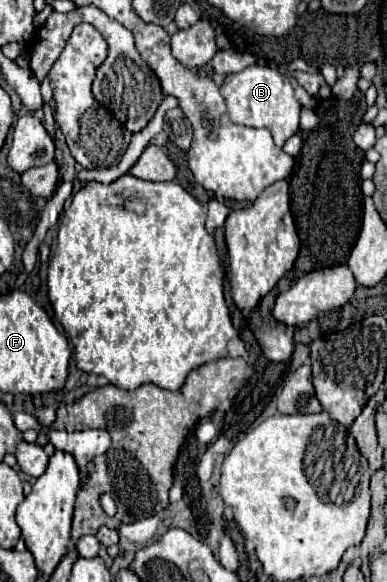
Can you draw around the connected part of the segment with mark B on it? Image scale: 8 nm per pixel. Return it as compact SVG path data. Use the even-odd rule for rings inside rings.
M251 65L239 73L227 75L221 85L221 95L227 105L227 115L233 123L247 127L267 127L277 147L283 147L283 143L299 131L301 105L293 95L293 87L283 73L267 65Z

